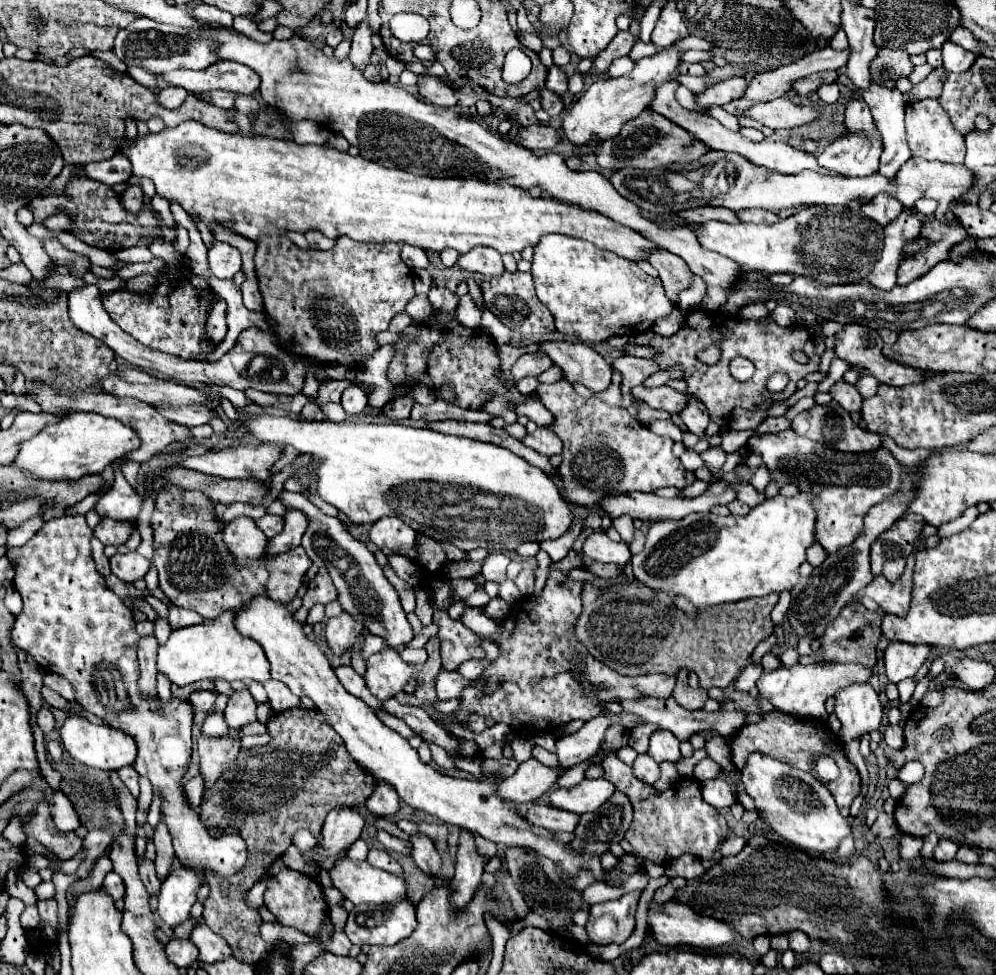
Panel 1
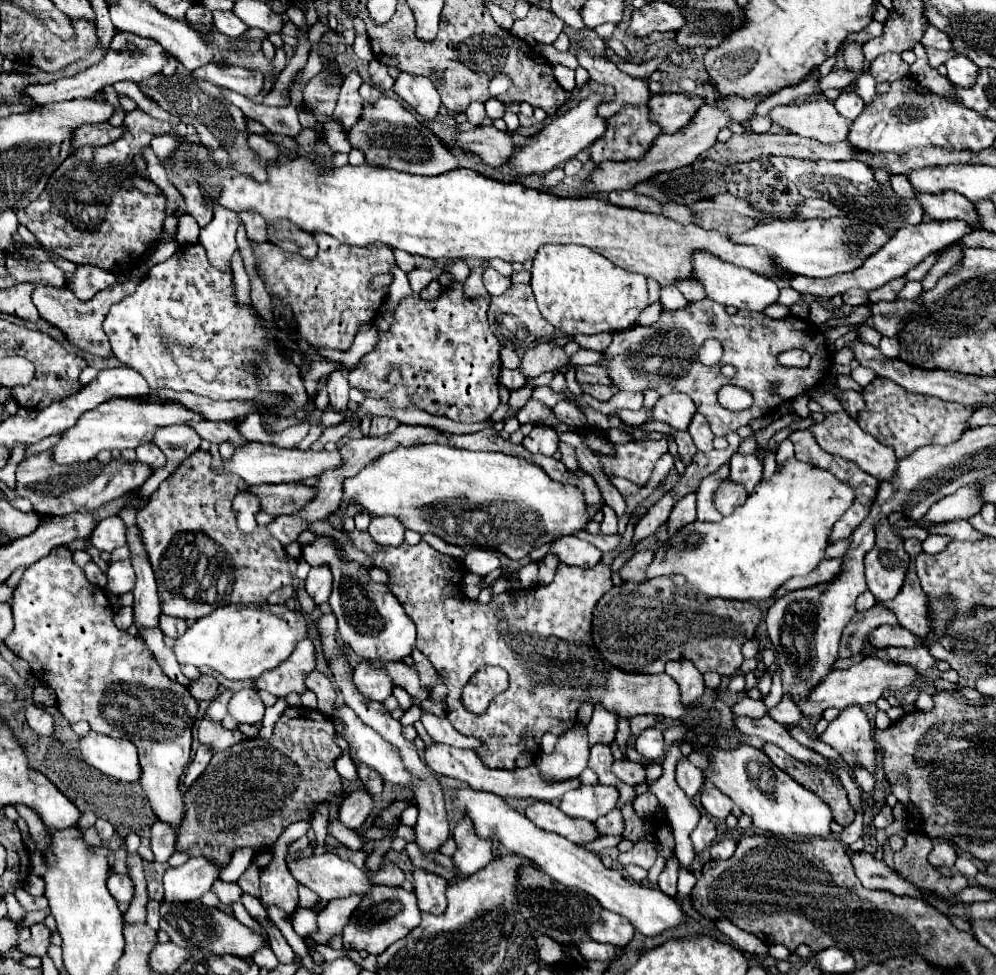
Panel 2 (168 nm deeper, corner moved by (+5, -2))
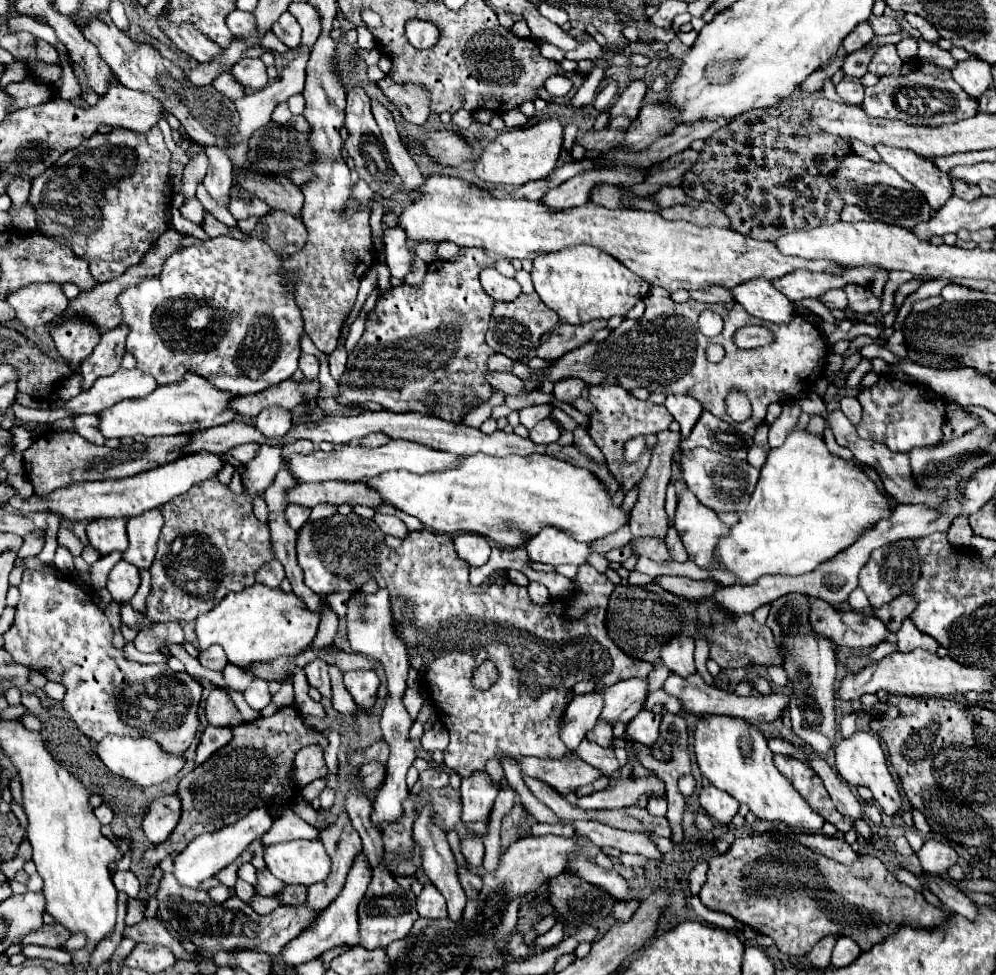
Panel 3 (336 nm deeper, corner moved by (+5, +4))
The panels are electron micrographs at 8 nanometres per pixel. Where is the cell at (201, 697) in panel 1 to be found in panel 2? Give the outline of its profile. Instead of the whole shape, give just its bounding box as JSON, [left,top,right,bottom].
[189,674,219,700]

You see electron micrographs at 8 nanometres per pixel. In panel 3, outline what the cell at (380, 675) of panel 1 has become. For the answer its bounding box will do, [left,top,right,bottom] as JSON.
[345,672,381,708]

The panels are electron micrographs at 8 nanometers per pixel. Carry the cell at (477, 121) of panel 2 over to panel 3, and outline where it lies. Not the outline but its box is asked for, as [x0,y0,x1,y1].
[453,110,473,130]

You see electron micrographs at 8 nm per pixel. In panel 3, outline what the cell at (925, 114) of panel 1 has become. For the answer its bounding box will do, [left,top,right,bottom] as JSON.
[861,60,977,126]

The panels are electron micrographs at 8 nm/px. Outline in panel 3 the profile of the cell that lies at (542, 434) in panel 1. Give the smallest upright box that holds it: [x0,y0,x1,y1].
[529,420,561,444]

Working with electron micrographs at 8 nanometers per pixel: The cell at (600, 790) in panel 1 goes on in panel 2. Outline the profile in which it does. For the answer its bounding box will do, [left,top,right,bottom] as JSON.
[559,786,619,822]

